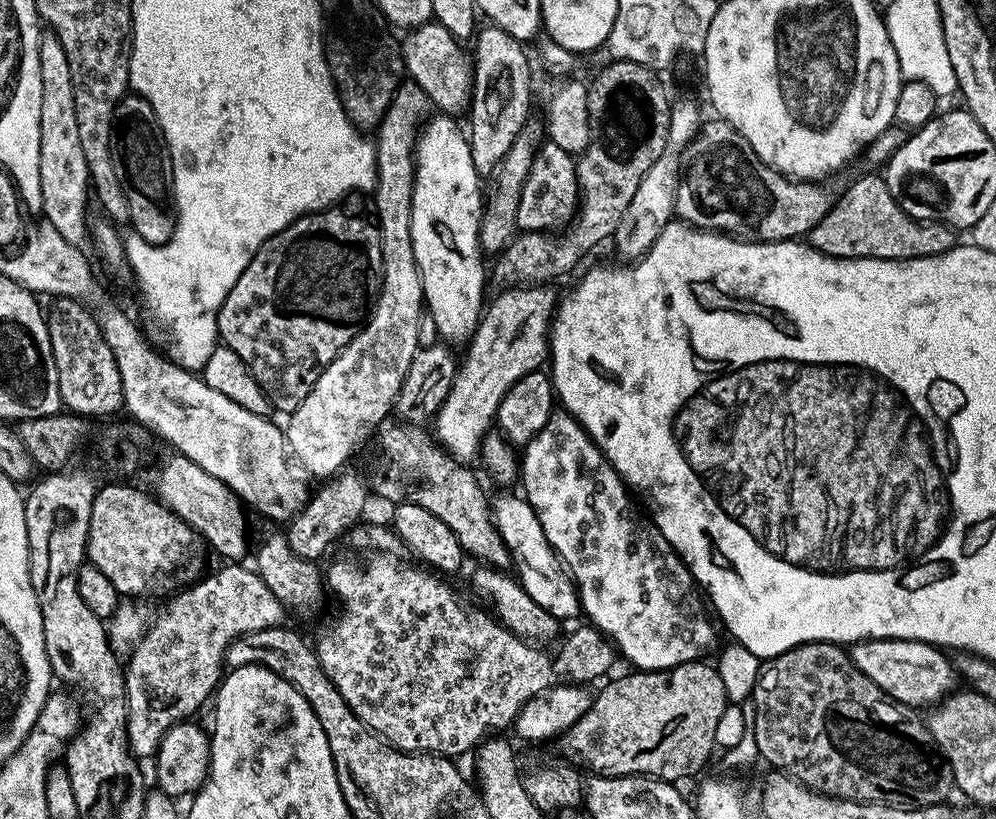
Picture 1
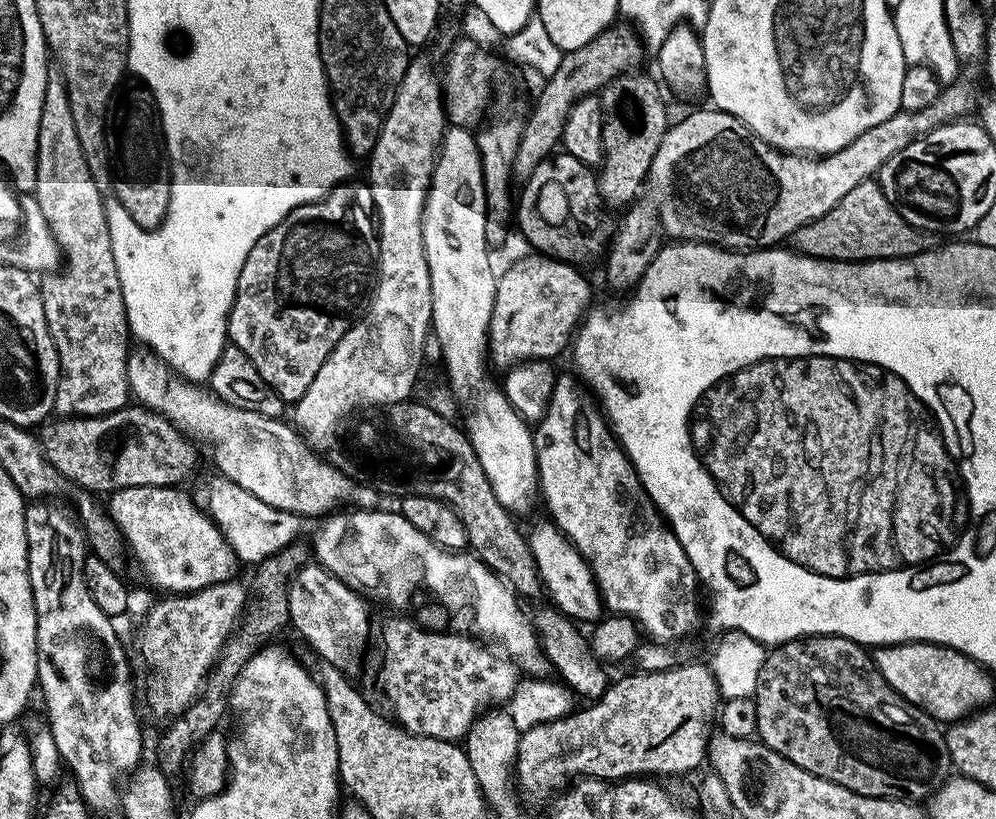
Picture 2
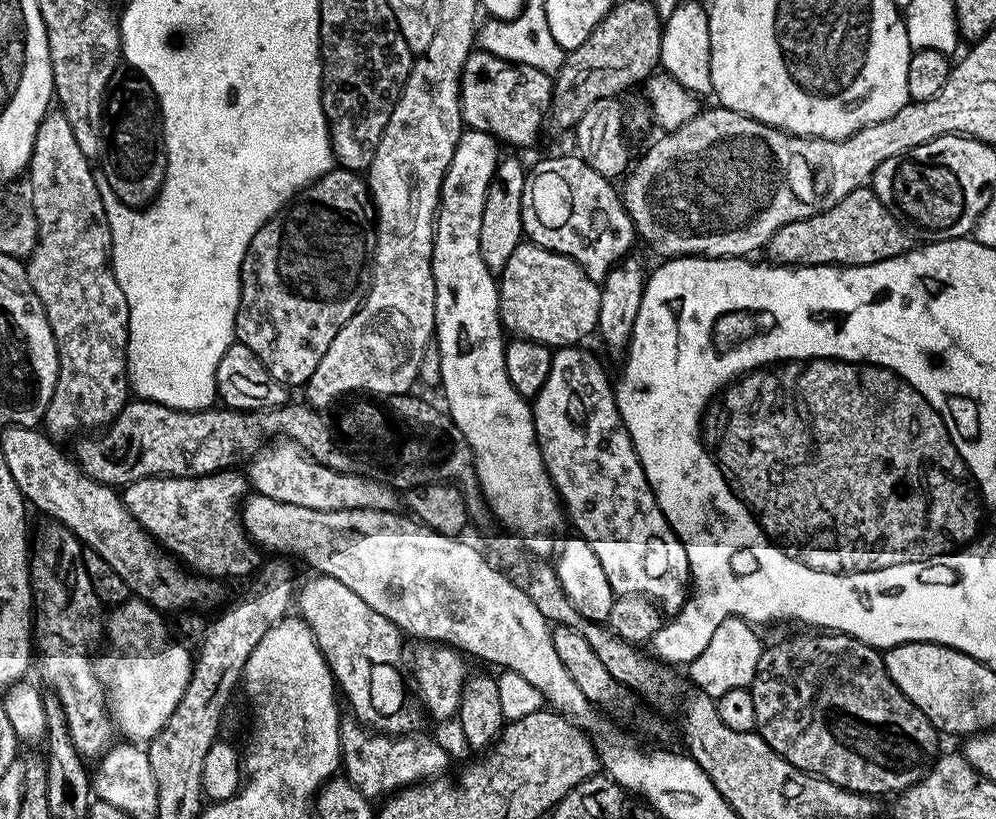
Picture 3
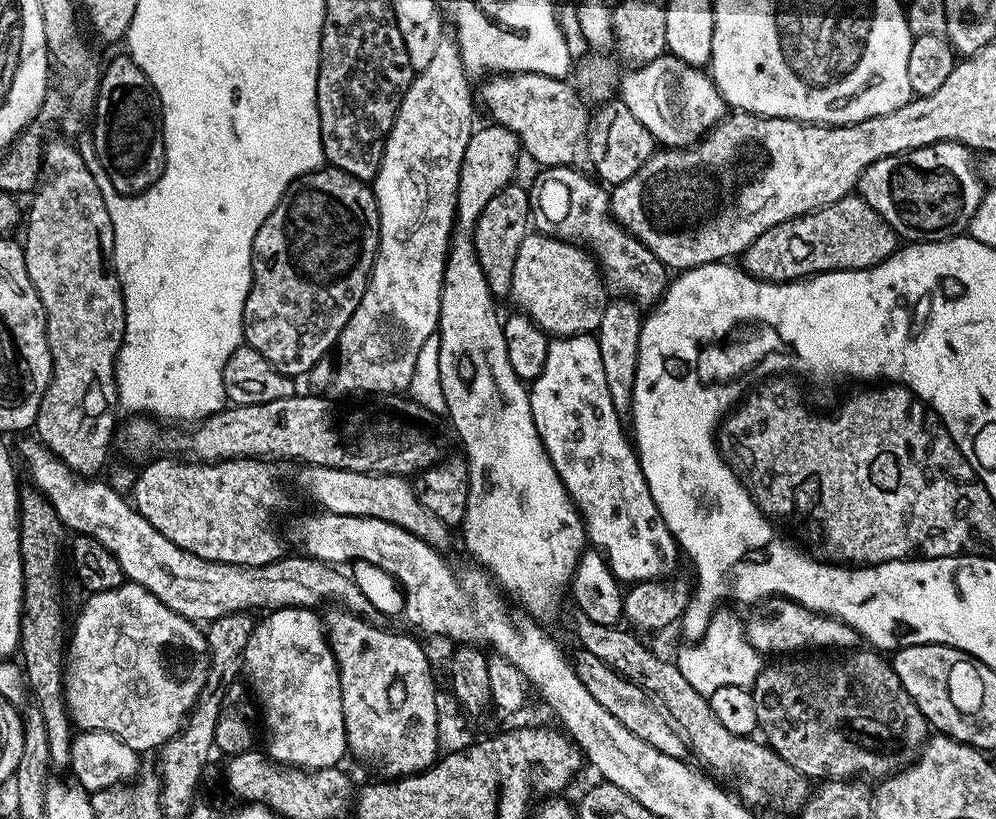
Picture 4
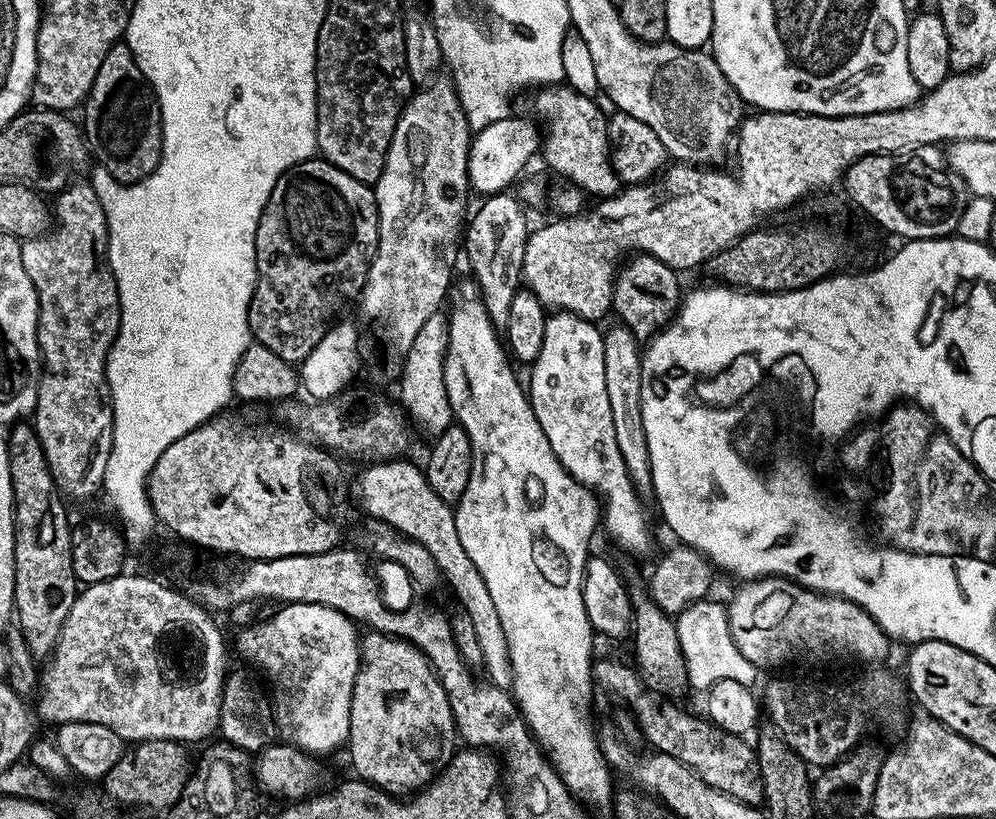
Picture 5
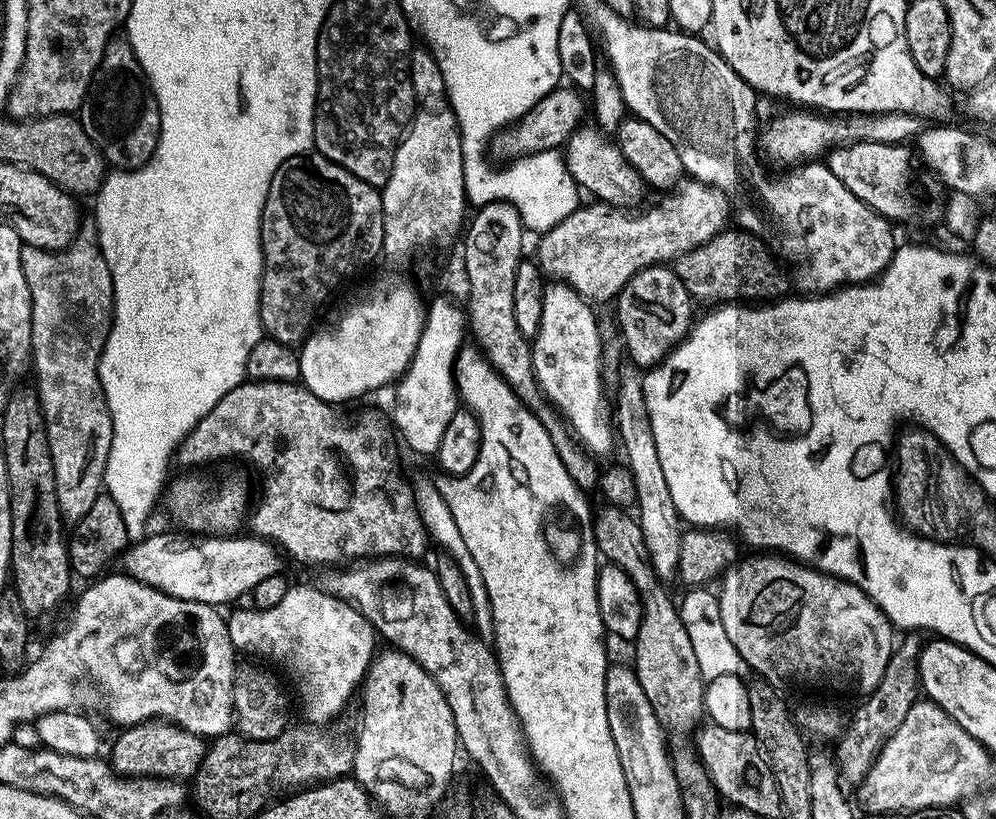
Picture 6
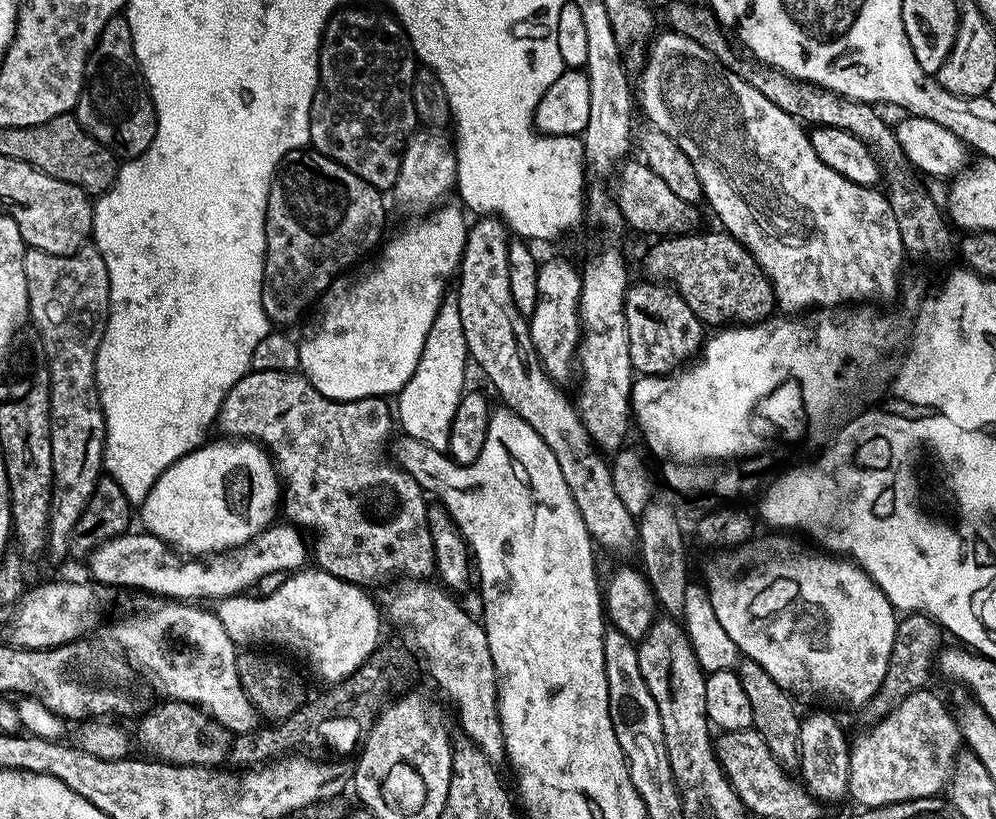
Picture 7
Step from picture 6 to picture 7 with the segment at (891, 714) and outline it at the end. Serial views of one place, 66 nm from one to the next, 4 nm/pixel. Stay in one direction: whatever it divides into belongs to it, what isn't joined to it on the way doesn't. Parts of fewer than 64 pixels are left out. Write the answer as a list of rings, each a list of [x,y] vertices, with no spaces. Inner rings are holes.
[[[907,613],[897,621],[894,646],[891,648],[882,686],[874,698],[860,710],[860,715],[866,720],[865,723],[876,723],[900,705],[905,697],[929,685],[928,680],[931,672],[934,672],[935,658],[942,646],[940,636],[942,637],[940,625],[924,613]]]

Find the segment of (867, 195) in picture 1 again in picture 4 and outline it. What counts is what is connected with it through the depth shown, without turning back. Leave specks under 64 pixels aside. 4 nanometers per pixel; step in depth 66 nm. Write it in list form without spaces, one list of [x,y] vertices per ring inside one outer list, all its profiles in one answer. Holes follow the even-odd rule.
[[[849,194],[825,208],[815,208],[798,218],[778,222],[778,226],[770,226],[766,234],[758,234],[742,253],[742,267],[756,280],[788,284],[823,272],[872,268],[894,255],[897,247],[898,237],[890,222],[886,222],[870,202],[858,194]]]

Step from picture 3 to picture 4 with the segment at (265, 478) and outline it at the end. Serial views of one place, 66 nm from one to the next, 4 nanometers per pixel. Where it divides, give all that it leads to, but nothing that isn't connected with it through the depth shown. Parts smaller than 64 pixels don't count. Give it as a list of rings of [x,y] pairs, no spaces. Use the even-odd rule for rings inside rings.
[[[315,466],[301,469],[301,486],[321,504],[319,507],[325,513],[382,518],[382,522],[394,522],[394,526],[402,526],[402,530],[422,538],[432,548],[447,549],[449,525],[444,524],[442,518],[430,514],[430,510],[418,502],[418,494],[411,479],[382,472],[355,472]]]

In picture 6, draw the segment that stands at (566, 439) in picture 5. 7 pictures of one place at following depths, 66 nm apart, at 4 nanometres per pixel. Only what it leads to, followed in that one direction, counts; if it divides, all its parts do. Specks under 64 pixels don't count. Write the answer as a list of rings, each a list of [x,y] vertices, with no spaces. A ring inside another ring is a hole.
[[[552,282],[544,289],[542,298],[542,326],[538,334],[531,337],[532,361],[536,385],[547,403],[562,417],[573,437],[581,448],[593,457],[608,456],[614,448],[614,428],[610,416],[604,413],[604,376],[600,373],[600,364],[604,360],[605,345],[600,344],[600,330],[596,326],[596,316],[592,313],[593,305],[579,296],[568,284]]]

